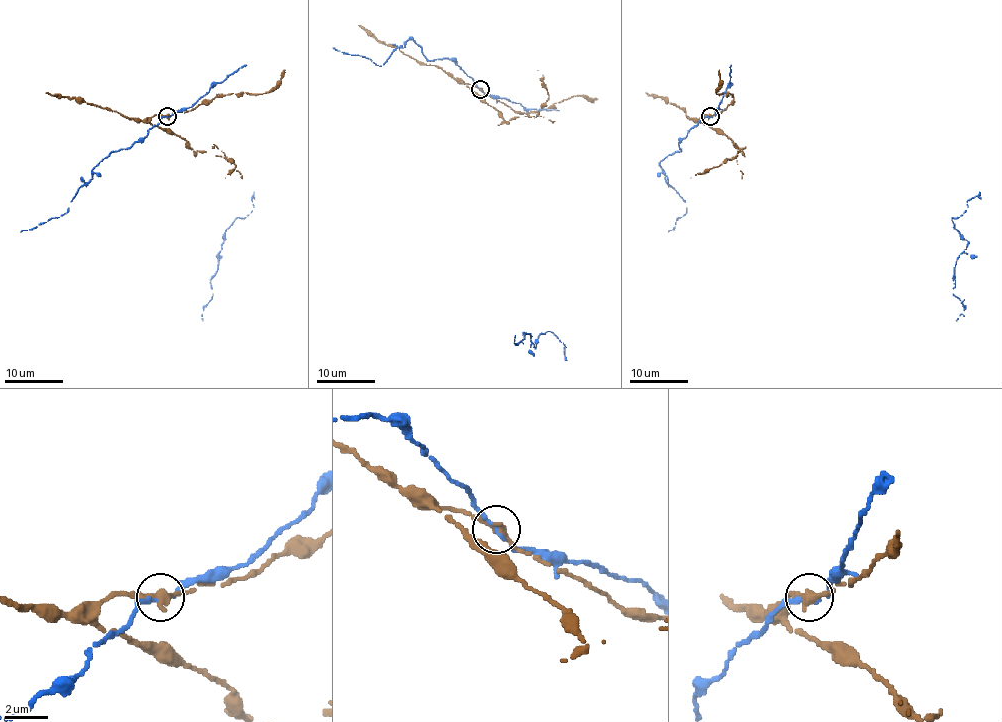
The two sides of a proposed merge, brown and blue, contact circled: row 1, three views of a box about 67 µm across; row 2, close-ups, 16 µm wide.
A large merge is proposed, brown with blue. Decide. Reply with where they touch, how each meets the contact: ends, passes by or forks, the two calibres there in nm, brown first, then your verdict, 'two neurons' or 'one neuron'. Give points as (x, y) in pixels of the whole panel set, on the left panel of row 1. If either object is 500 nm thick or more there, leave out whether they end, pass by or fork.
at (167, 116); brown passes by; blue passes by; 360 nm thick on the brown side, 160 nm on the other; two neurons

